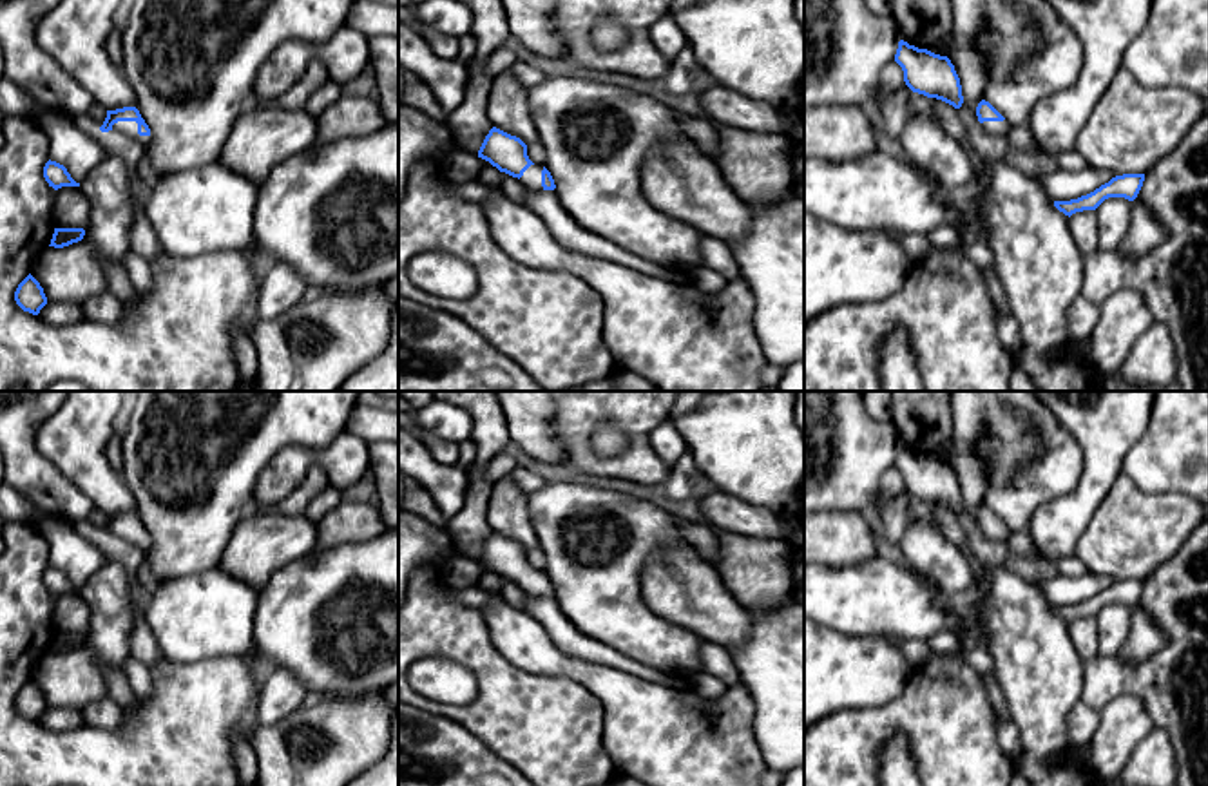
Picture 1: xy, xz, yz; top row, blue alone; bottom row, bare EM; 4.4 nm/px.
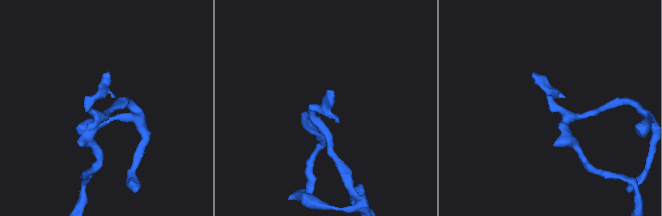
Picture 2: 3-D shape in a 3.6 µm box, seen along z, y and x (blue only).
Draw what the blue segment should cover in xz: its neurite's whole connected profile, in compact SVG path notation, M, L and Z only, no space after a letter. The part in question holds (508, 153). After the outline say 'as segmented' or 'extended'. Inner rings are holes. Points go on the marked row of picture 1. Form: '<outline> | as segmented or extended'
M496 127L485 136L478 158L489 161L500 172L518 177L529 190L554 190L554 179L543 165L534 165L527 156L527 145Z | extended

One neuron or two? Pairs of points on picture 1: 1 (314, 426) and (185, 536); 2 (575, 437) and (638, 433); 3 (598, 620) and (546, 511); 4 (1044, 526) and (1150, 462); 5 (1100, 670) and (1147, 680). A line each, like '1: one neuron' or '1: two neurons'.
1: one neuron
2: one neuron
3: one neuron
4: two neurons
5: one neuron

